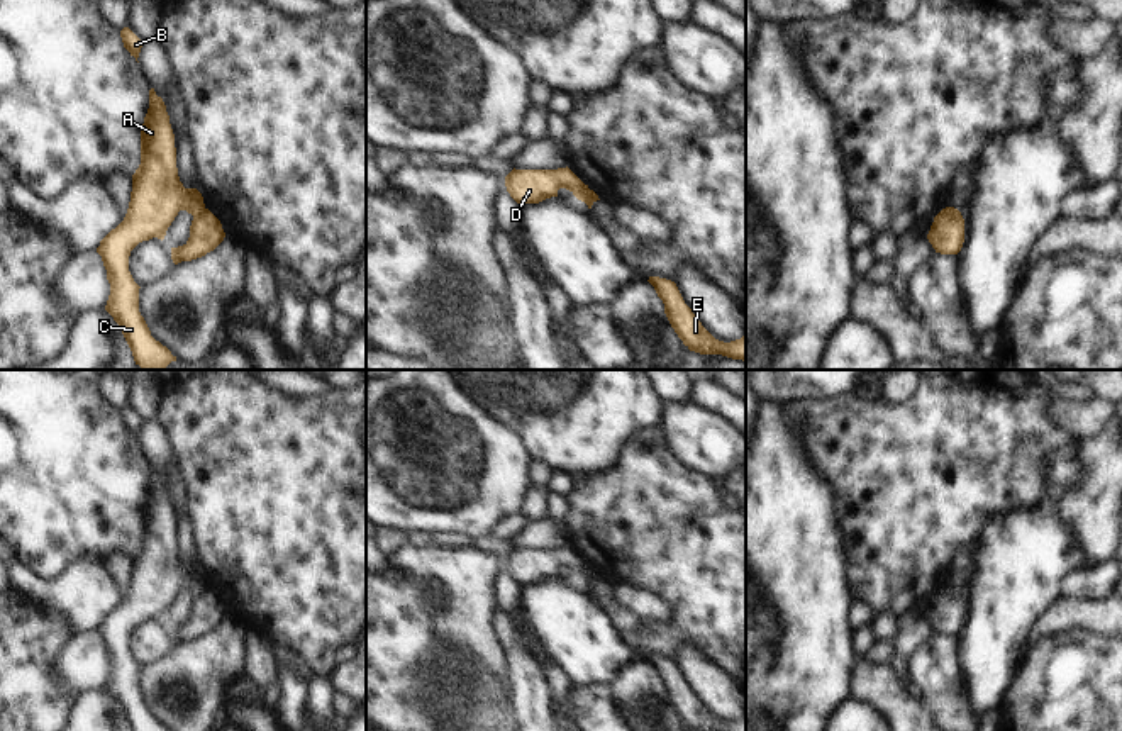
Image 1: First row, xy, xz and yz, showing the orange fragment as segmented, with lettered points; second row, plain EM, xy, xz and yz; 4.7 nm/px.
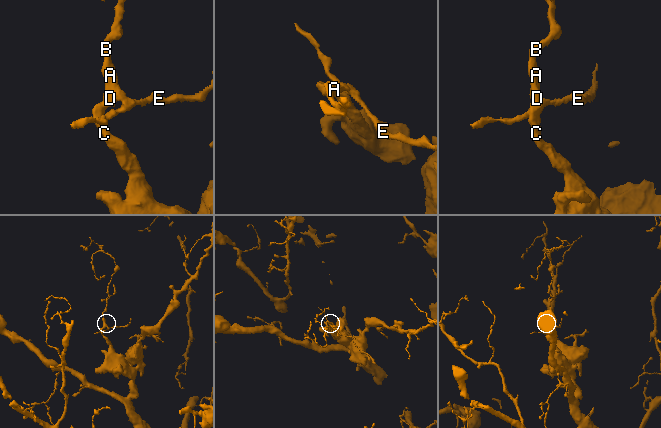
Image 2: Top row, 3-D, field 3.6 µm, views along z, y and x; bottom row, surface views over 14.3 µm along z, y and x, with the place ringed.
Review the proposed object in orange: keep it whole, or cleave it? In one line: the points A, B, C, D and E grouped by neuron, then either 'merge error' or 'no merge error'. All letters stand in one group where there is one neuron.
A B C D / E | merge error

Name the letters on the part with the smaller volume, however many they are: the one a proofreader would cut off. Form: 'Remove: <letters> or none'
Remove: E

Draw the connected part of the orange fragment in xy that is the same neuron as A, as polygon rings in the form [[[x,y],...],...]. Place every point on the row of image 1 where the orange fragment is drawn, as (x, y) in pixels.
[[[151,88],[141,127],[141,165],[132,175],[127,214],[97,248],[110,283],[105,310],[119,324],[136,365],[142,370],[164,370],[176,356],[151,336],[139,312],[141,287],[129,271],[129,256],[142,241],[163,241],[180,210],[197,217],[205,204],[197,188],[185,188],[180,181],[169,115],[163,98]]]

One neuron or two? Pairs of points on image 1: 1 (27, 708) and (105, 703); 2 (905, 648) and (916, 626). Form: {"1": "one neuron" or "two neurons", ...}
{"1": "two neurons", "2": "one neuron"}

